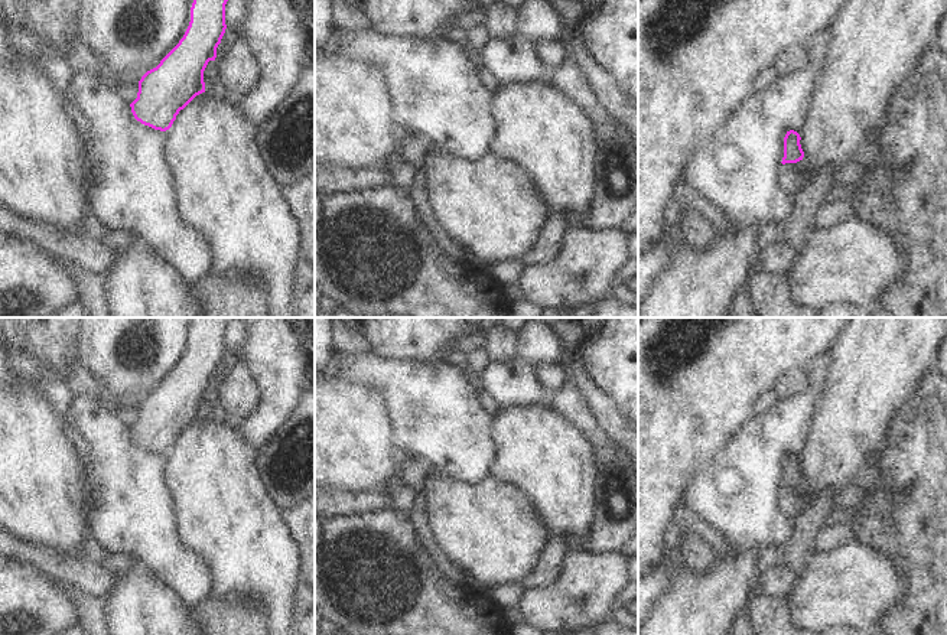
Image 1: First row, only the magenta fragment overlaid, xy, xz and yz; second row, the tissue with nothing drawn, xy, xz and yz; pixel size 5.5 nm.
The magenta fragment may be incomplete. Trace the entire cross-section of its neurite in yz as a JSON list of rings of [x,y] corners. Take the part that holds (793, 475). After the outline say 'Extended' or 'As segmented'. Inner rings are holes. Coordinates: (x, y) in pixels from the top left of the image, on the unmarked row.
[[[794,453],[784,460],[784,481],[778,495],[781,512],[790,520],[797,520],[813,504],[813,496],[803,483],[804,475],[800,468],[800,457]]]. Extended.

